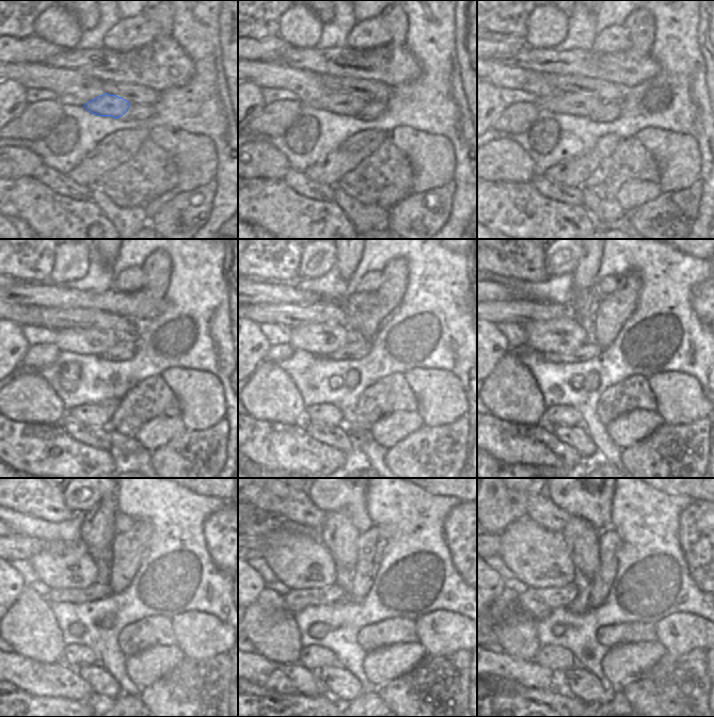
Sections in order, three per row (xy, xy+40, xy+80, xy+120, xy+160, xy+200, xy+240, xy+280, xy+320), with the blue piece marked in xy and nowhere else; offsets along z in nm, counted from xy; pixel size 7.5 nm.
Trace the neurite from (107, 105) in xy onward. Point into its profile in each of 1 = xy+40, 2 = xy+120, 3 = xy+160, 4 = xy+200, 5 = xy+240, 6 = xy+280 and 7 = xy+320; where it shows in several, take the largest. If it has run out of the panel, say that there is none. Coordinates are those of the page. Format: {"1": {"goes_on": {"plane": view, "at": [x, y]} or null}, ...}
{"1": {"goes_on": {"plane": "xy+40", "at": [344, 104]}}, "2": {"goes_on": {"plane": "xy+120", "at": [92, 341]}}, "3": {"goes_on": {"plane": "xy+160", "at": [318, 338]}}, "4": {"goes_on": {"plane": "xy+200", "at": [566, 334]}}, "5": {"goes_on": {"plane": "xy+240", "at": [61, 564]}}, "6": {"goes_on": {"plane": "xy+280", "at": [299, 561]}}, "7": {"goes_on": {"plane": "xy+320", "at": [538, 558]}}}

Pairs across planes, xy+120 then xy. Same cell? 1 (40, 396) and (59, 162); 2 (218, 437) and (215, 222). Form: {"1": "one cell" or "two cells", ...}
{"1": "two cells", "2": "two cells"}

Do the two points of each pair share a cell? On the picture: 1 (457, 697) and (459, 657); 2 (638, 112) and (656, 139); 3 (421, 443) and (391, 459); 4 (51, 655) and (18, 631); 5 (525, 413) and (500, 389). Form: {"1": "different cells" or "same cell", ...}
{"1": "same cell", "2": "different cells", "3": "same cell", "4": "same cell", "5": "same cell"}

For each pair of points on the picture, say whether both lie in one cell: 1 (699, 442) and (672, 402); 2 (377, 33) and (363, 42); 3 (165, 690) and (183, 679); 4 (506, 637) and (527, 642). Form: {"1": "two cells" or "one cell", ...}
{"1": "two cells", "2": "one cell", "3": "one cell", "4": "one cell"}

